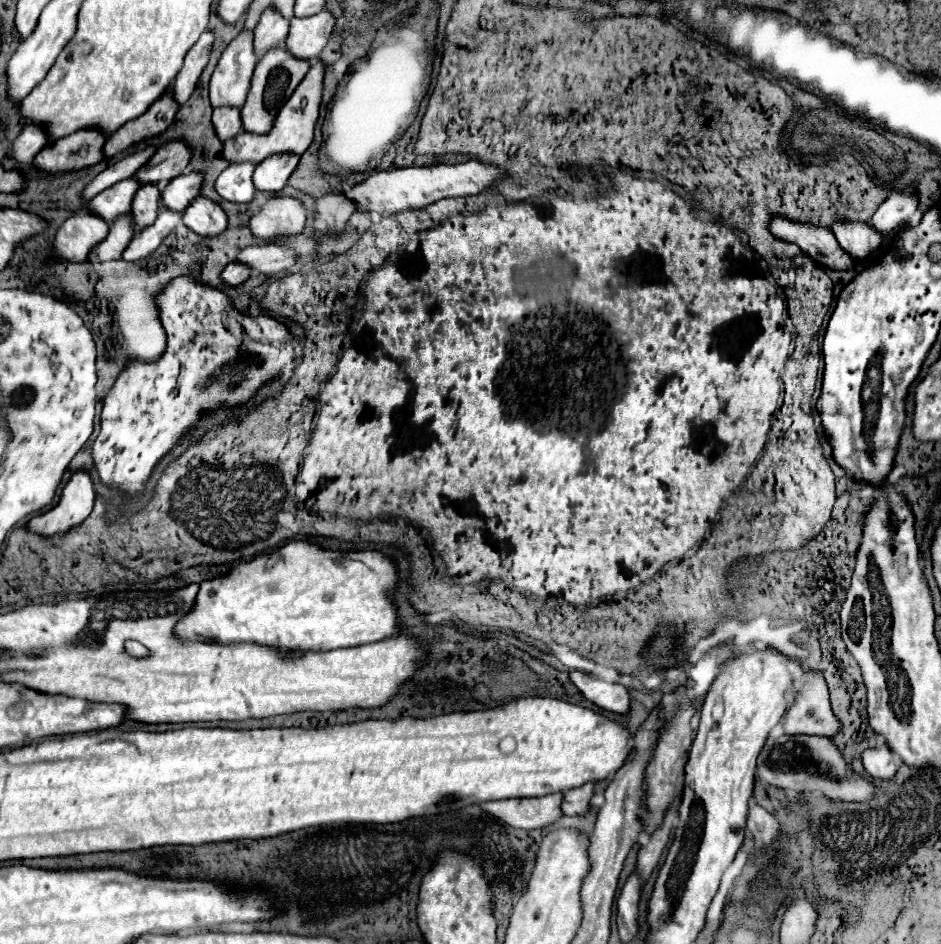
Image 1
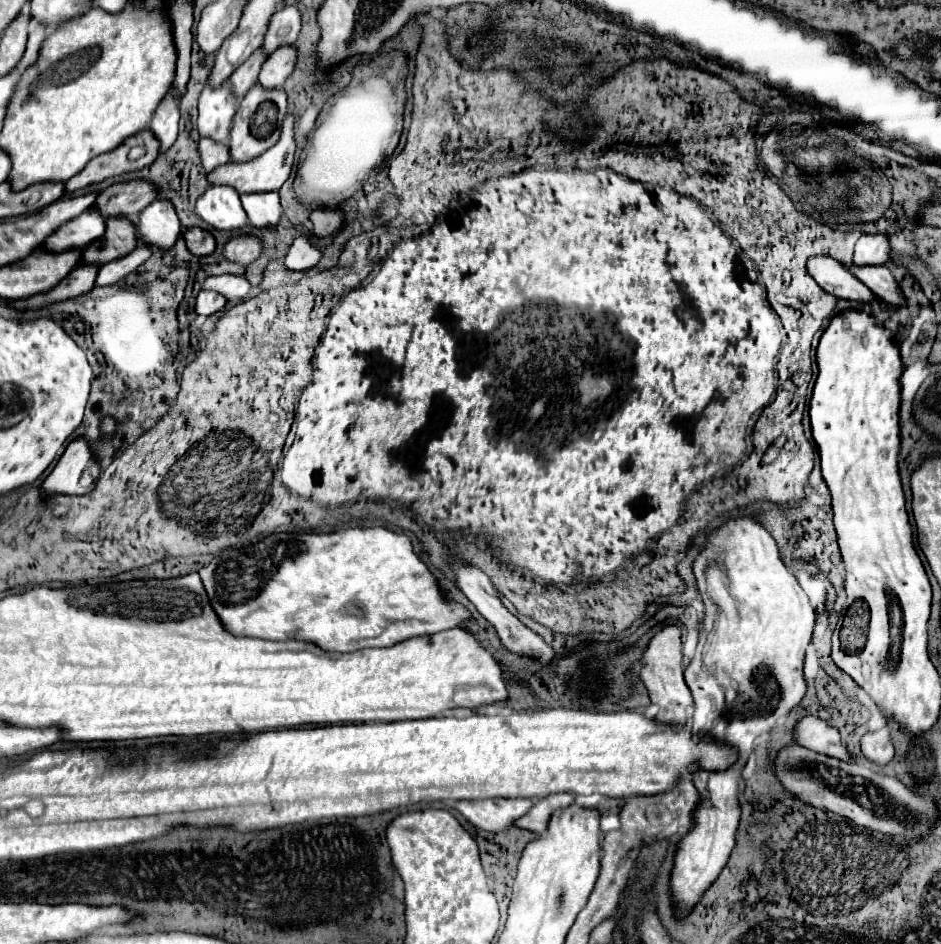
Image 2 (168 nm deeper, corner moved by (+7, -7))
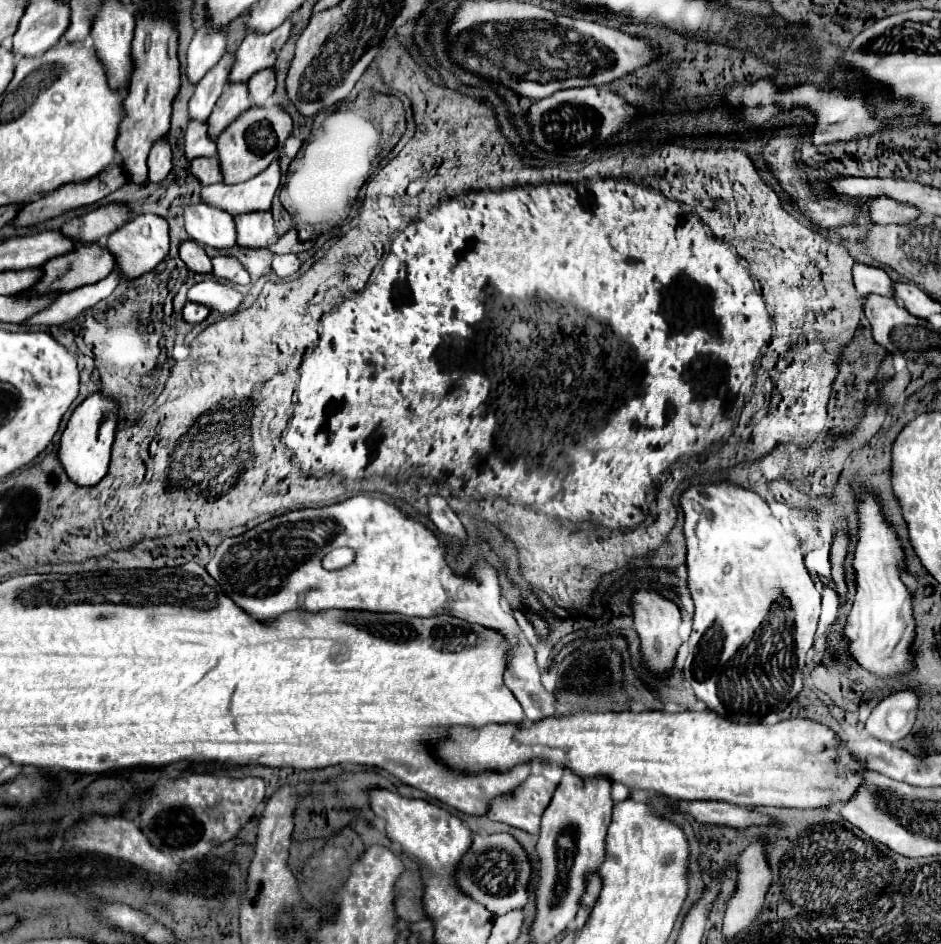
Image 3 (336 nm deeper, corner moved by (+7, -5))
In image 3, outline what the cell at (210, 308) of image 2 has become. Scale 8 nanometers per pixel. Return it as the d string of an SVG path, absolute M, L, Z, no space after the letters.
M187 302L185 308L183 308L183 320L185 320L187 324L201 324L207 316L209 316L209 310L207 310L203 304Z

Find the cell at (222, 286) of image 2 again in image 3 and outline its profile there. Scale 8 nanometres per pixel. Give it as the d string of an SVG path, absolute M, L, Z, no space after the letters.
M203 280L203 282L195 284L193 288L189 288L187 300L195 302L195 304L203 304L209 310L217 310L221 314L229 314L229 312L237 310L237 306L243 300L243 294L237 292L231 284Z

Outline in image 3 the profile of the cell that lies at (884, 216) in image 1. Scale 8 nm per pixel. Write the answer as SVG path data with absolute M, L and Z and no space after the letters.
M855 264L853 266L853 278L855 278L857 292L861 296L871 296L871 294L889 296L889 298L895 296L893 282L885 274L885 270L879 270L879 268L873 268L867 264Z

